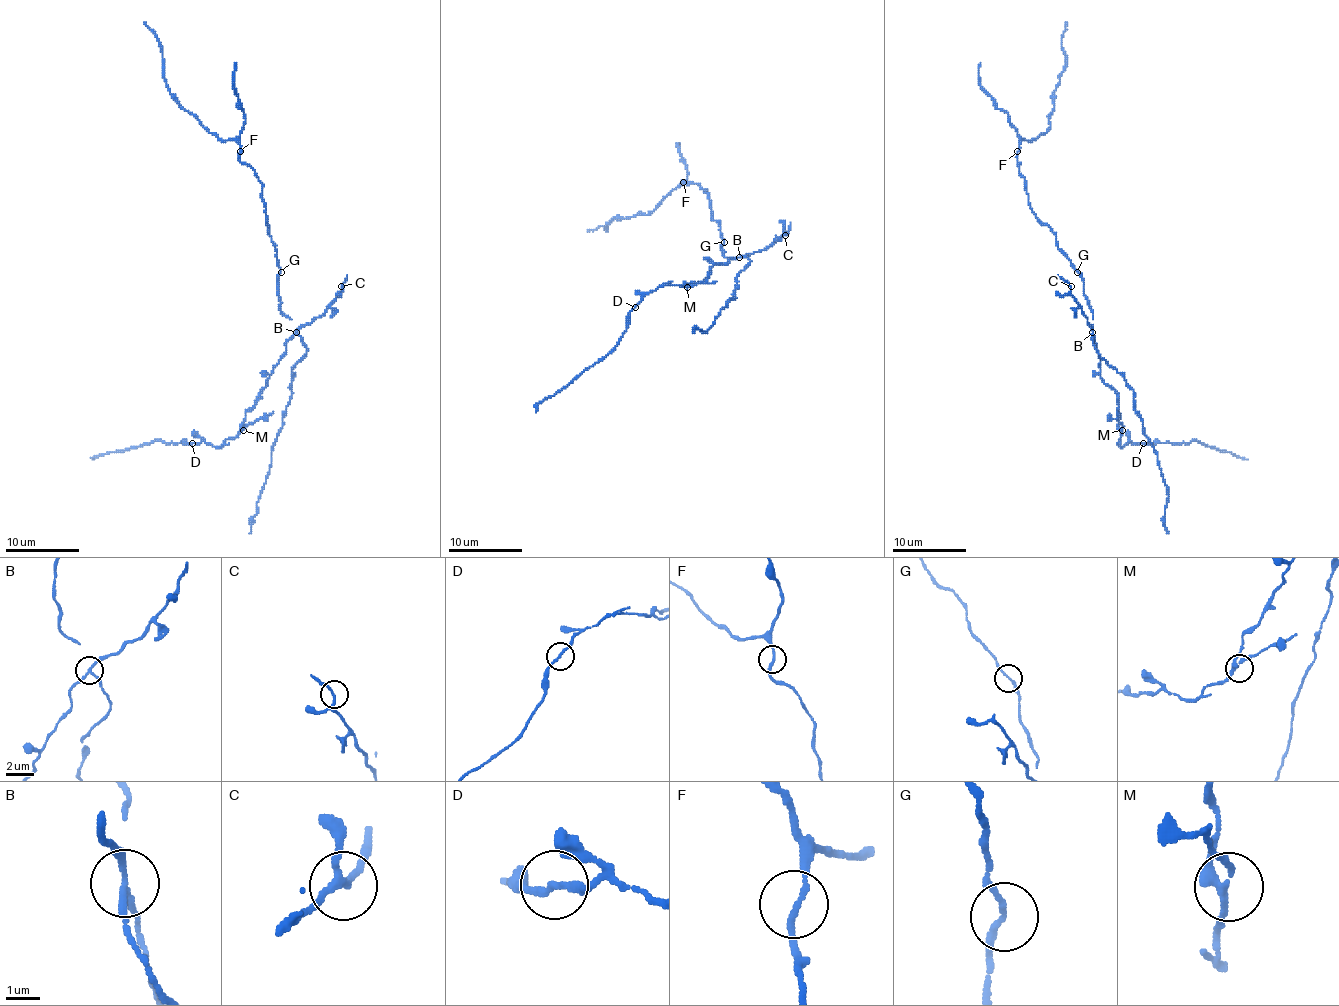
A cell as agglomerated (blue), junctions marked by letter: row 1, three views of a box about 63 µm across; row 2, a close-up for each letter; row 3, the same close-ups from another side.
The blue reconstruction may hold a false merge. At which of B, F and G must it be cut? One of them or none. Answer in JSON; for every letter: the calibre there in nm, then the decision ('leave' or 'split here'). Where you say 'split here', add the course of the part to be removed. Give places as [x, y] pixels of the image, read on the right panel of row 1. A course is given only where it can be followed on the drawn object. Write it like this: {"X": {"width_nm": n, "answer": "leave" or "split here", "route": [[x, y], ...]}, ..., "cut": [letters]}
{"B": {"width_nm": 160, "answer": "split here", "route": [[1093, 332], [1100, 378], [1115, 391], [1120, 413], [1119, 430], [1122, 446], [1131, 441], [1192, 441], [1248, 459]]}, "F": {"width_nm": 160, "answer": "leave"}, "G": {"width_nm": 160, "answer": "leave"}, "cut": ["B"]}

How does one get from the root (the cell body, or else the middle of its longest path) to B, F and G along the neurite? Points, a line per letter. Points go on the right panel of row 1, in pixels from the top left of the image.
B: (1087, 304), (1093, 312), (1093, 332)
F: (1087, 304), (1082, 275), (1058, 247), (1054, 232), (1030, 206), (1026, 181), (1019, 171), (1017, 151)
G: (1087, 304), (1083, 278), (1078, 271)

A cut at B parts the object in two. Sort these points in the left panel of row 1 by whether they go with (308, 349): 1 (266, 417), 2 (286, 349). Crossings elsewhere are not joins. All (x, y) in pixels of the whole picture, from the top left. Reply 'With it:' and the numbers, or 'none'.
With it: none

